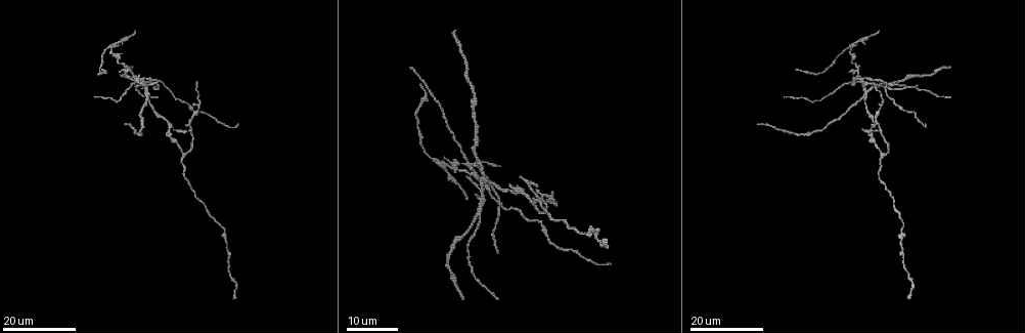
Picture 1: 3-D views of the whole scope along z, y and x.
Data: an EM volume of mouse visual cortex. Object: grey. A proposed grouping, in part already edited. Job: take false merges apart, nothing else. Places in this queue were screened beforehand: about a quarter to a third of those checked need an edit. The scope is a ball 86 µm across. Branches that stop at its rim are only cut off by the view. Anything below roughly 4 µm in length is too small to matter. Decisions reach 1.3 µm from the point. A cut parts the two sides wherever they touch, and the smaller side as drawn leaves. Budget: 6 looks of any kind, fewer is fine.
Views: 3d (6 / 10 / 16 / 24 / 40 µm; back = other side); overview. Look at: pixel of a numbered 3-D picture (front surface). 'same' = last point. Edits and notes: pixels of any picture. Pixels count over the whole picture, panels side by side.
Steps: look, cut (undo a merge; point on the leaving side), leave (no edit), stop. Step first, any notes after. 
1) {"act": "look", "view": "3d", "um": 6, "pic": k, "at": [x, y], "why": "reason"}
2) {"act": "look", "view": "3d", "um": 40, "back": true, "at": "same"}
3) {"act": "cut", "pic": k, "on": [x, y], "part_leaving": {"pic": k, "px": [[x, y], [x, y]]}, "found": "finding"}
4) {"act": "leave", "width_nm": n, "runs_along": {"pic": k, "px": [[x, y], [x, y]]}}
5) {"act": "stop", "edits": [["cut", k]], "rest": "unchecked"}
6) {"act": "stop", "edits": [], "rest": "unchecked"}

{"act": "look", "view": "3d", "um": 16, "pic": 1, "at": [147, 98]}

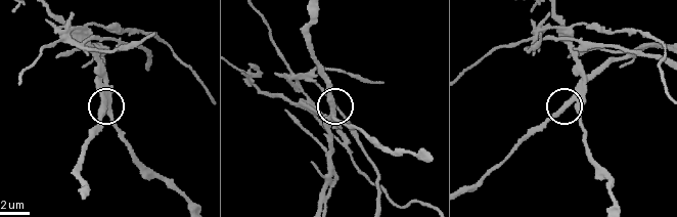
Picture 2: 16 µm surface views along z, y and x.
{"act": "look", "view": "3d", "um": 6, "pic": 2, "at": [333, 110], "why": "closer look"}

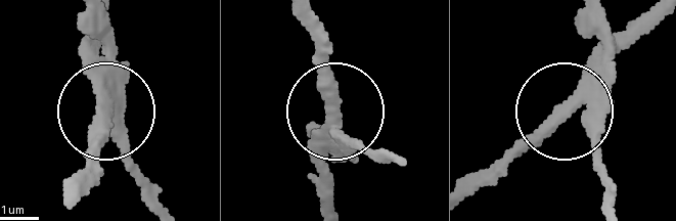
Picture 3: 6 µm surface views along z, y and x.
{"act": "cut", "pic": 3, "on": [322, 175], "part_leaving": {"pic": 3, "px": [[583, 83], [469, 187]]}, "found": "a second neuron is stuck on"}

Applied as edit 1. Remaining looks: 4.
{"act": "look", "view": "3d", "um": 24, "pic": 1, "at": [183, 154], "why": "arms part here"}

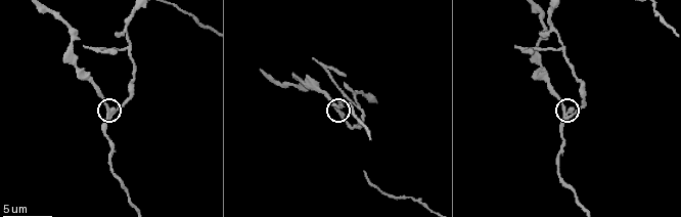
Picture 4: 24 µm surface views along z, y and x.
{"act": "look", "view": "3d", "um": 6, "pic": 4, "at": [570, 115]}

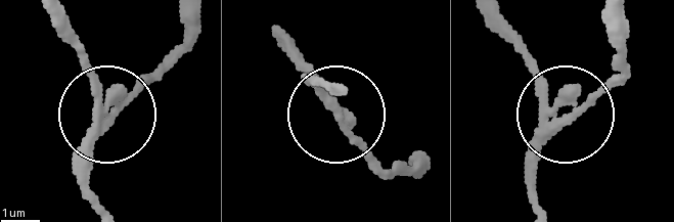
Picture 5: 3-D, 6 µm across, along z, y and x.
{"act": "leave", "width_nm": 240, "runs_along": {"pic": 5, "px": [[281, 44], [389, 171]]}, "found": "one neuron here"}

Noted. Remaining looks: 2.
{"act": "stop", "edits": [["cut", 3]], "rest": "unchecked"}

